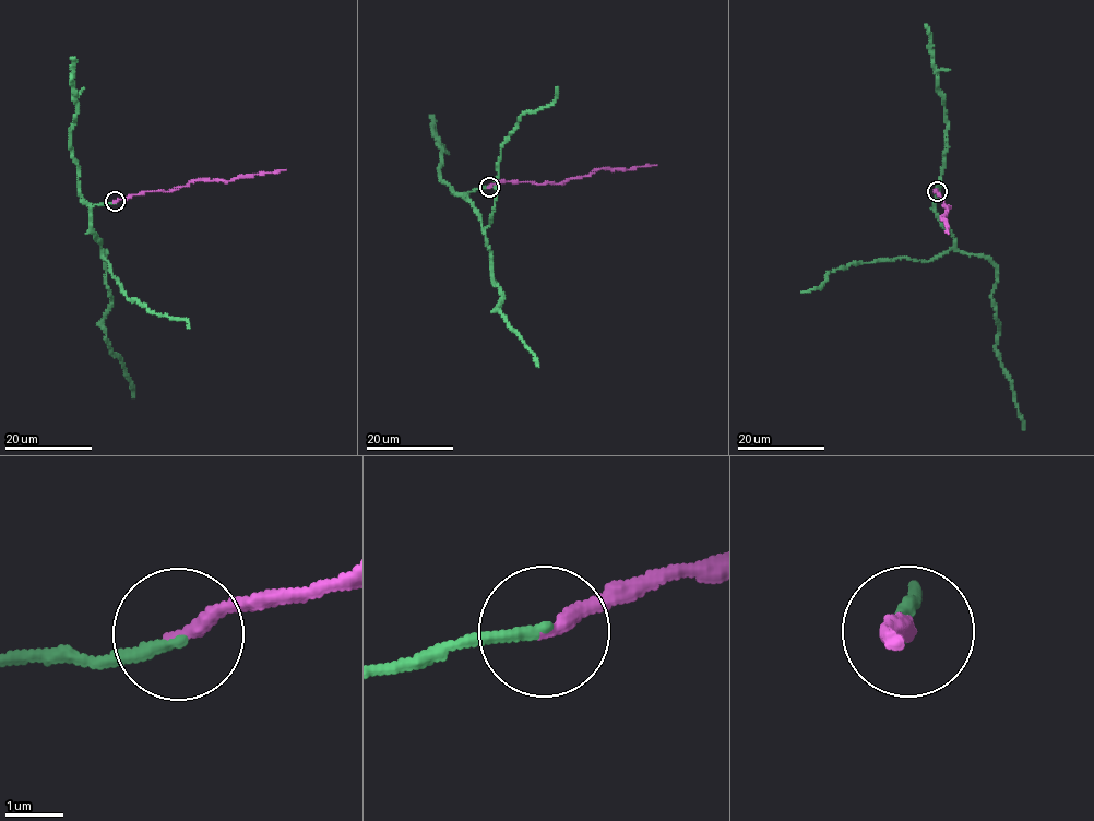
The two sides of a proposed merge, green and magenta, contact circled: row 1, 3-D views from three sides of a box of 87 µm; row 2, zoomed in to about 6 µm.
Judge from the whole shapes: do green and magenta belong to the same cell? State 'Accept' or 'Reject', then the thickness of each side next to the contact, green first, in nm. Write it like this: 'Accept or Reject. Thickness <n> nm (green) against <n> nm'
Accept. Thickness 190 nm (green) against 240 nm

